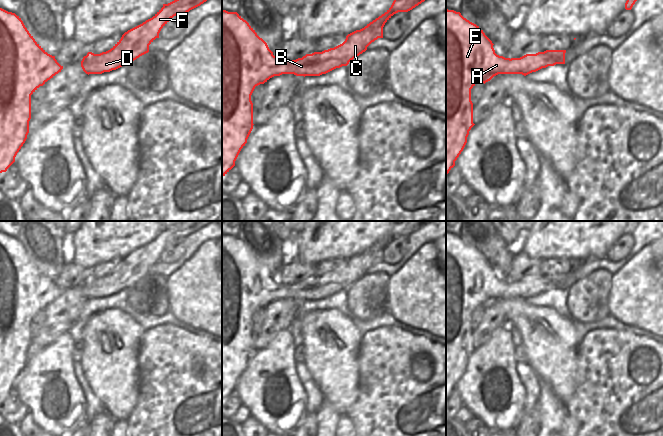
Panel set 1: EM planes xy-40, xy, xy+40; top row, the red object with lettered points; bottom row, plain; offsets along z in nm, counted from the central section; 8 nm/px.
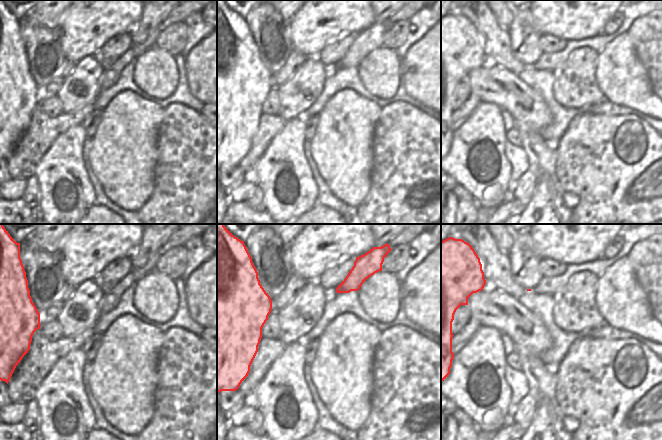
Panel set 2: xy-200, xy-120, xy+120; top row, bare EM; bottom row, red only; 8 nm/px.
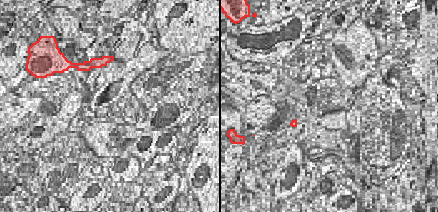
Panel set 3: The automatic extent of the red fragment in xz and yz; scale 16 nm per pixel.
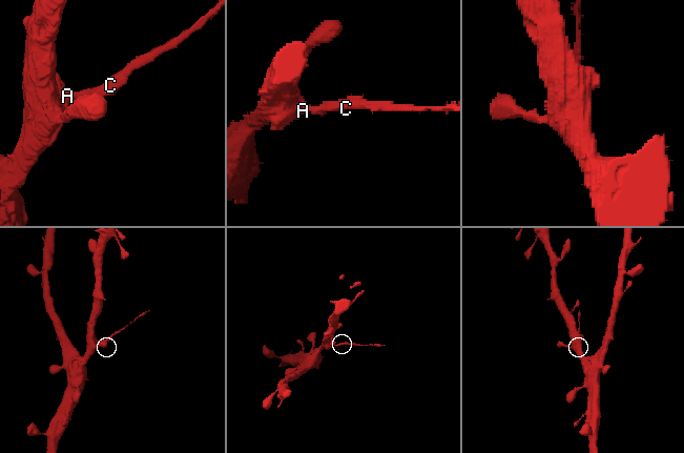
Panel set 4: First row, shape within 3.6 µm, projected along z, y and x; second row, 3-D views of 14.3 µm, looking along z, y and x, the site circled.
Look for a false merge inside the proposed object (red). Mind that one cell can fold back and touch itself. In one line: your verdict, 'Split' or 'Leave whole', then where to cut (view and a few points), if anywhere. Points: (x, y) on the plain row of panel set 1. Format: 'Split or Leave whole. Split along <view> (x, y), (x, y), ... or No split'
Split. Split along xy+40 (509, 282), (507, 290), (511, 297).

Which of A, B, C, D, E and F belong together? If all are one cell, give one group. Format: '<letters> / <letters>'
A E / B C D F

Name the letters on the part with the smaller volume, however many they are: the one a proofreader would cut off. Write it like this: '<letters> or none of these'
B, C, D, F

